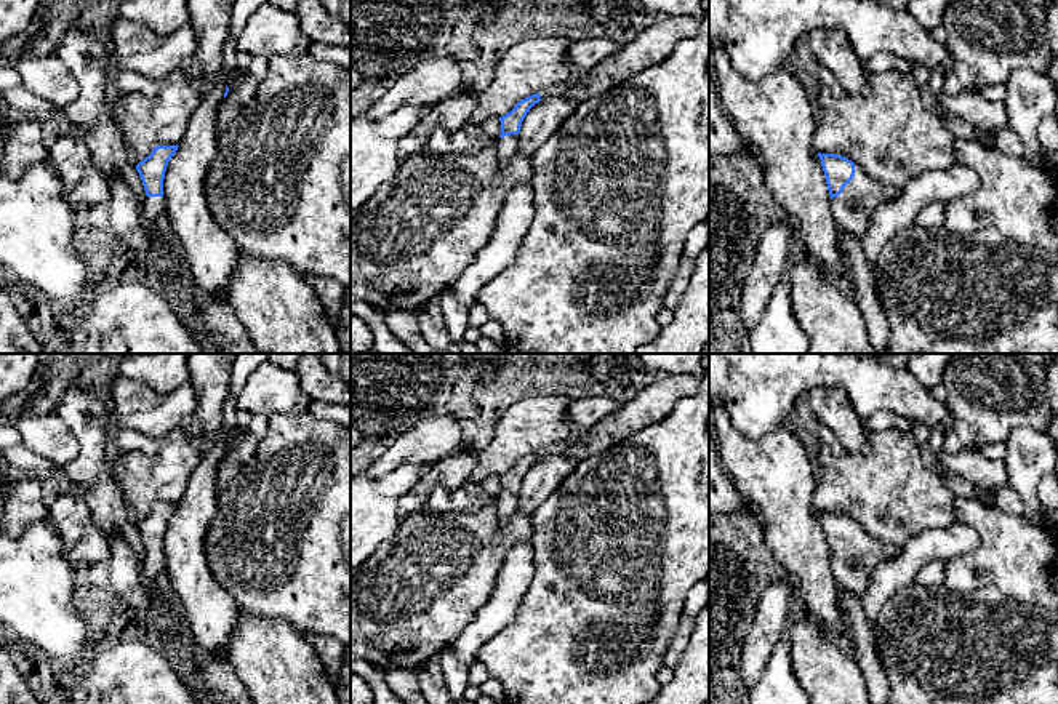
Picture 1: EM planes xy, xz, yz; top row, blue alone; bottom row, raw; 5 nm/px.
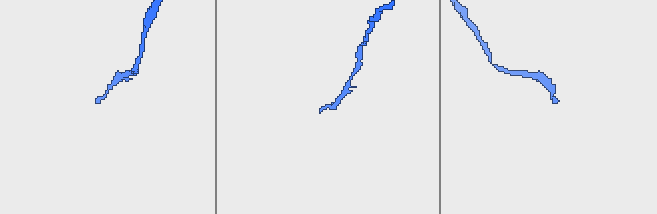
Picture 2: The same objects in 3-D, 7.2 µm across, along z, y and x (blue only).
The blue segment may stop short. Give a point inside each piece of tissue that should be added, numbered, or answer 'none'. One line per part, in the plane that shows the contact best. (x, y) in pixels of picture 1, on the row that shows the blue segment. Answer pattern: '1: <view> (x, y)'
1: yz (853, 208)

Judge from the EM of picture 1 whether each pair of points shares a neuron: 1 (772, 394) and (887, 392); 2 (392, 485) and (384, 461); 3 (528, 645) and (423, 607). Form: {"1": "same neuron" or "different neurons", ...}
{"1": "same neuron", "2": "different neurons", "3": "different neurons"}

